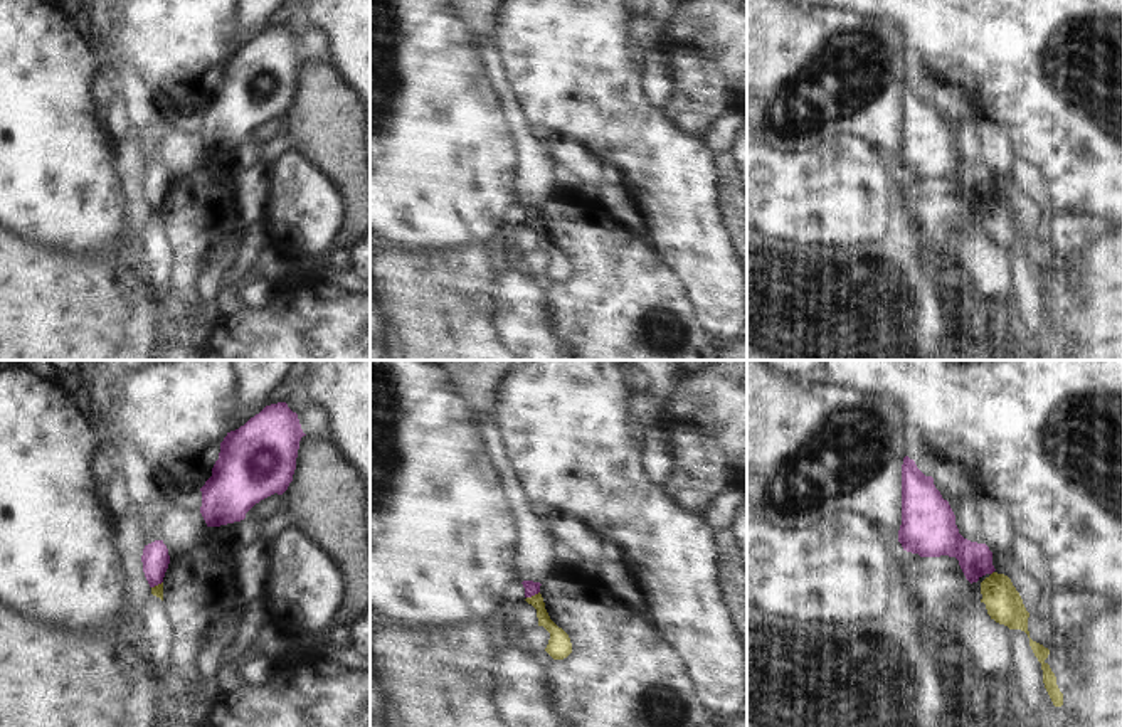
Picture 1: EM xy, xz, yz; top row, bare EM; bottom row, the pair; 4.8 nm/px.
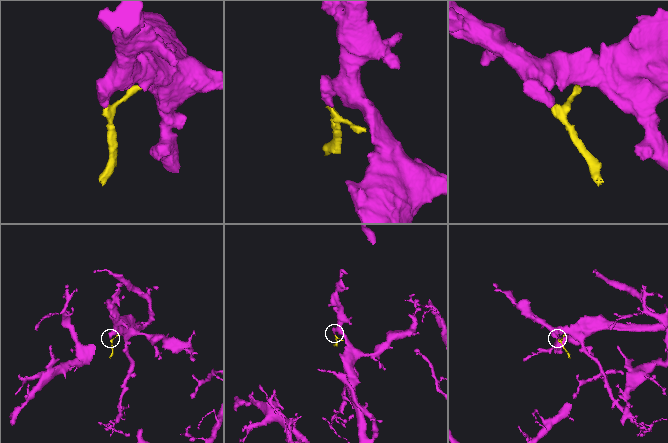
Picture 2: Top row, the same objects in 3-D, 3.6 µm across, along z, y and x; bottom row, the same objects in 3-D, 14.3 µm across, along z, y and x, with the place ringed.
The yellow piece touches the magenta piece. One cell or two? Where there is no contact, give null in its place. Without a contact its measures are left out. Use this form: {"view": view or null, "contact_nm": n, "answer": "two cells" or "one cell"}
{"view": "xz", "contact_nm": 70, "answer": "two cells"}

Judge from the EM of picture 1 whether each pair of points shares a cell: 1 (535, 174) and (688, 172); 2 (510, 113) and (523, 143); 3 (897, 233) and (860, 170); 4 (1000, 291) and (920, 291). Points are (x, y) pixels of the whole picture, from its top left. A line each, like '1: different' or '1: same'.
1: different
2: same
3: different
4: different

